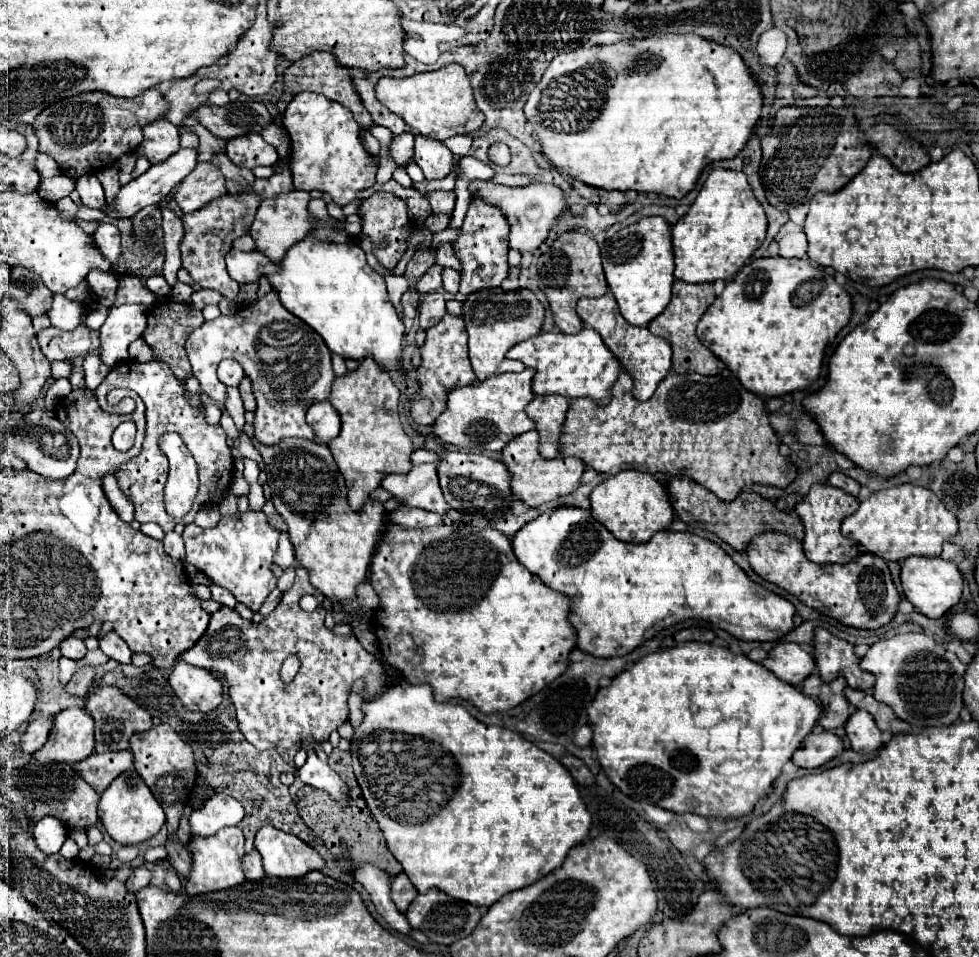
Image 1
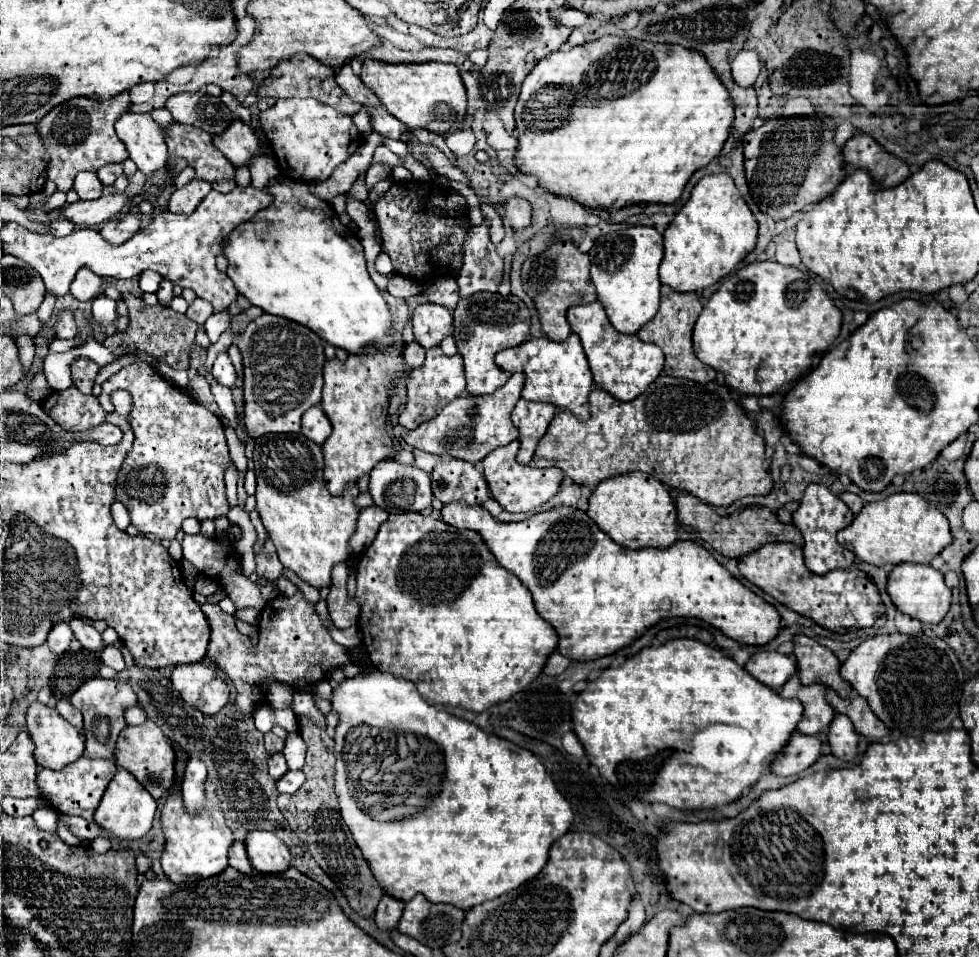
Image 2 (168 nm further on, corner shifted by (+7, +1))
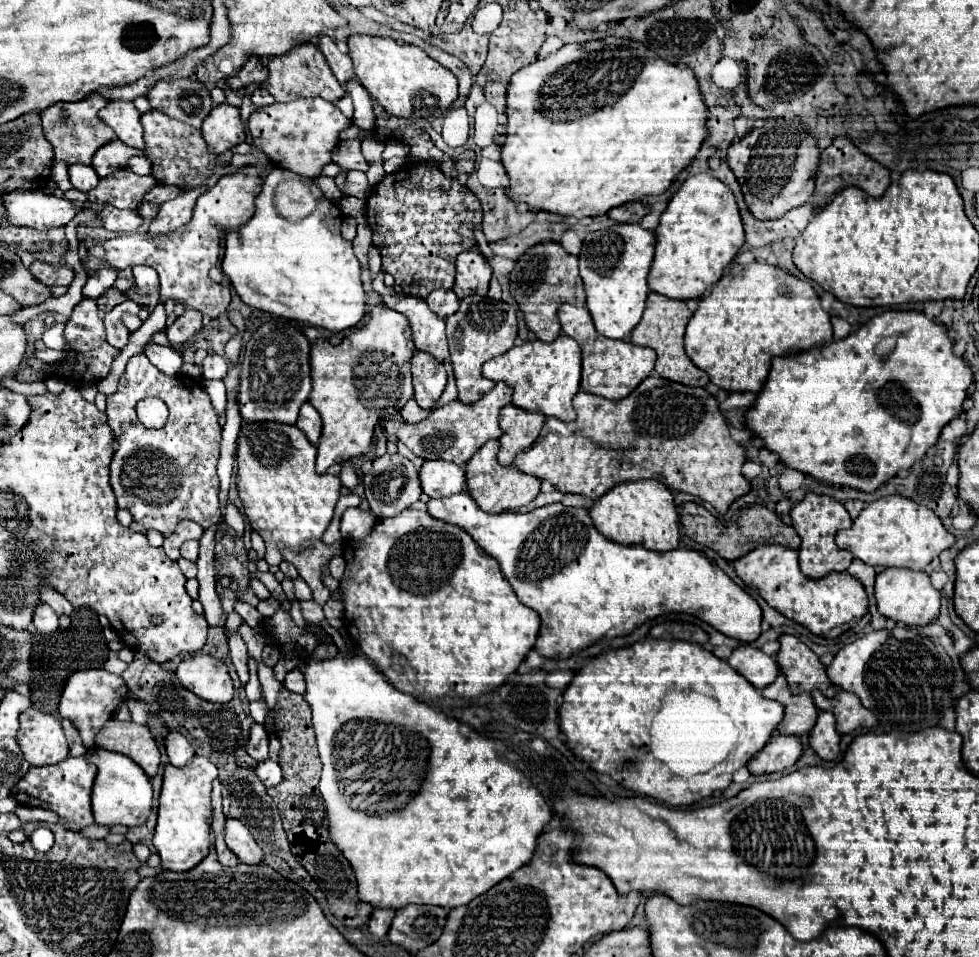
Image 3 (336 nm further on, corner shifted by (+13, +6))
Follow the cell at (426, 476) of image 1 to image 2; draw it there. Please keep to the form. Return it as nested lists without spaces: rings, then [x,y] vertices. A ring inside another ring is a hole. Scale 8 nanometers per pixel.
[[[394,459],[380,461],[370,471],[370,495],[380,509],[388,513],[404,513],[404,511],[424,511],[432,507],[432,489],[430,475],[412,465],[400,465]]]

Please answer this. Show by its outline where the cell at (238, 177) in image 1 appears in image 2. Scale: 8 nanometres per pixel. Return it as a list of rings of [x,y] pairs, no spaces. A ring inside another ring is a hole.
[[[174,123],[164,129],[168,155],[184,157],[188,165],[196,169],[196,179],[210,181],[220,193],[228,193],[236,187],[236,167],[214,147],[212,135],[202,129]]]

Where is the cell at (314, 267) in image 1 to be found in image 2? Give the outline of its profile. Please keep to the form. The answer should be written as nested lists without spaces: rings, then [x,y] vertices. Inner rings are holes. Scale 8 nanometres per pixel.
[[[274,181],[268,191],[274,195],[272,205],[230,233],[226,247],[226,275],[232,279],[236,291],[266,313],[302,323],[316,331],[326,343],[348,353],[362,353],[366,347],[376,345],[380,339],[388,337],[392,331],[392,315],[388,303],[366,271],[360,241],[350,233],[346,225],[338,221],[332,205],[314,197],[306,183]]]

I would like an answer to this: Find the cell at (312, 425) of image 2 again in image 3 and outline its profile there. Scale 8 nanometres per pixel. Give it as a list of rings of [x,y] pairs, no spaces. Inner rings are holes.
[[[304,404],[300,408],[300,416],[298,416],[298,422],[296,426],[306,434],[306,438],[316,444],[320,440],[320,432],[322,432],[322,420],[320,420],[320,414],[312,408],[312,404]]]

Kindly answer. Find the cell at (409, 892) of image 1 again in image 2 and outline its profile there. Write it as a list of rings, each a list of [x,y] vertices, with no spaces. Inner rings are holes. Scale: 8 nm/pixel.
[[[384,895],[378,903],[376,913],[374,913],[374,921],[380,929],[392,929],[392,927],[396,927],[402,911],[404,911],[404,901]]]

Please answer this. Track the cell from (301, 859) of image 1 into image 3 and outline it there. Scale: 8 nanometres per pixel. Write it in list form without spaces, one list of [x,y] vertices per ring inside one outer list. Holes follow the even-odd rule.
[[[226,818],[224,824],[224,840],[228,848],[238,856],[244,864],[260,864],[262,862],[262,850],[258,848],[256,840],[252,840],[250,830],[234,818]]]

